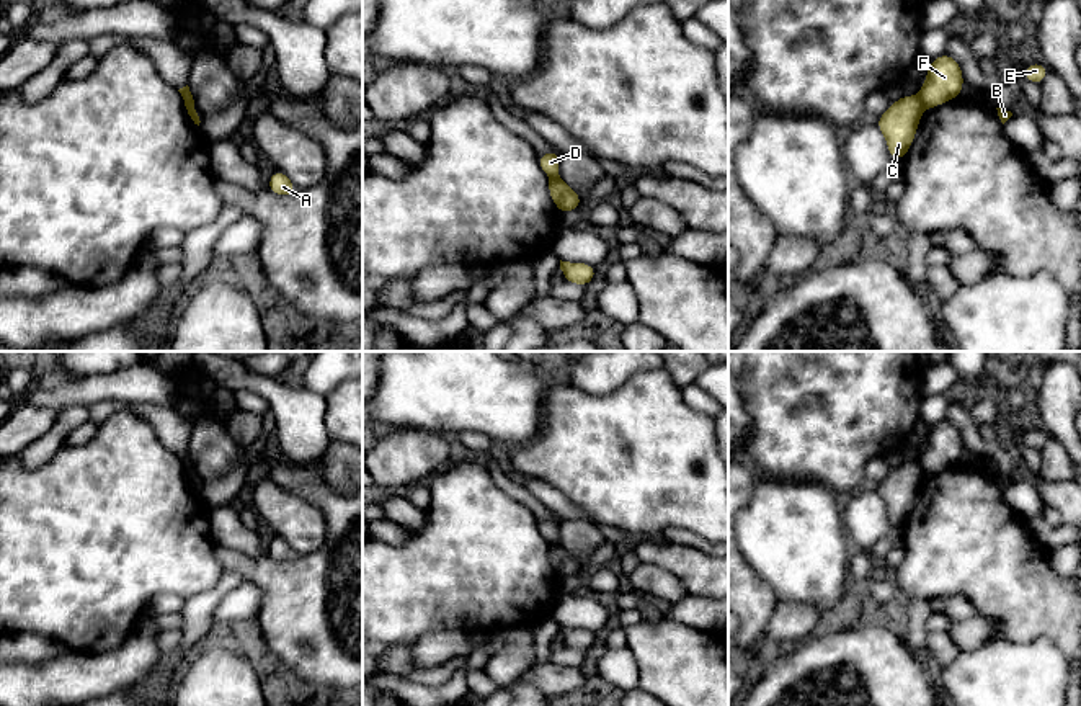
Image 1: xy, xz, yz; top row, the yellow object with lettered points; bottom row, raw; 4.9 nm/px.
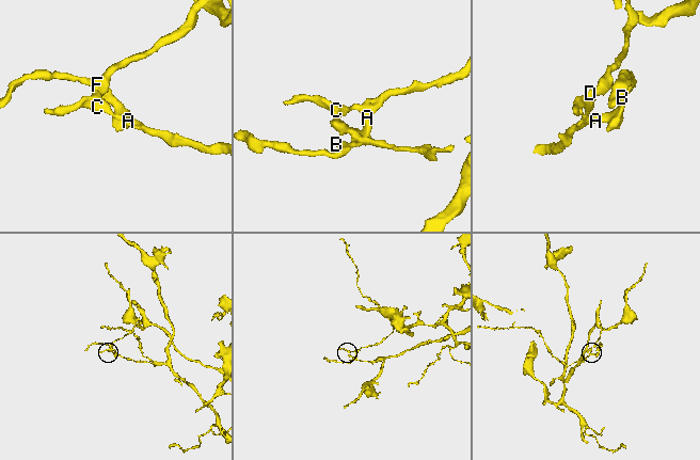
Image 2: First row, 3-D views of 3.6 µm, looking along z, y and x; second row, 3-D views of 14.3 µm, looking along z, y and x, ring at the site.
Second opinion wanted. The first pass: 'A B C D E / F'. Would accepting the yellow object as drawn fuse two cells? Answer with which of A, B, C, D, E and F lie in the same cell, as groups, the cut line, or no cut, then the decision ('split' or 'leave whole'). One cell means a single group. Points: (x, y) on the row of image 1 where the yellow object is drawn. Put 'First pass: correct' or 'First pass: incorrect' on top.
First pass: correct
A B C D E / F; cut in yz along (918, 97), (923, 107); split

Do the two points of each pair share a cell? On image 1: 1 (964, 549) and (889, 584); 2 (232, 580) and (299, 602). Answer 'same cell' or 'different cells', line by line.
1: different cells
2: different cells

